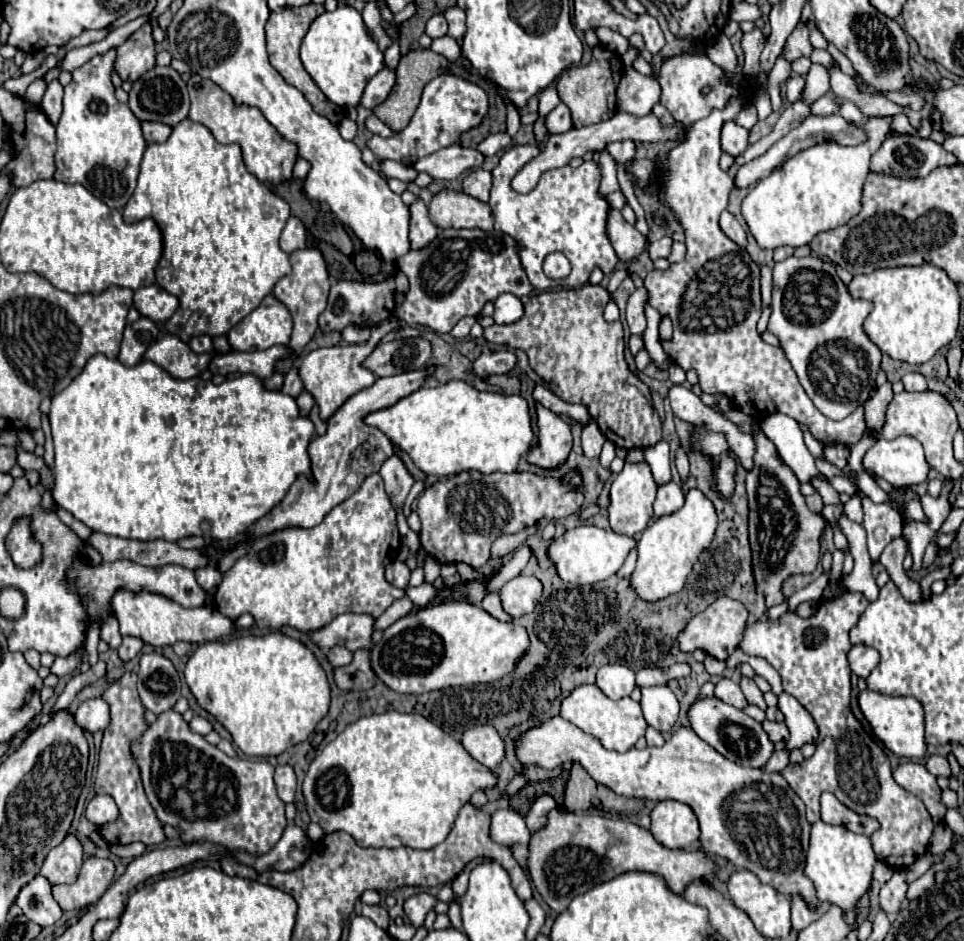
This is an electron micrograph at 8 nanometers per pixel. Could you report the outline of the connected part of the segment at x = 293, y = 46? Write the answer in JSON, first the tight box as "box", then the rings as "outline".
{"box":[265,3,345,125],"outline":[[[309,3],[309,5],[303,5],[303,7],[291,7],[291,9],[283,9],[283,11],[277,11],[277,13],[271,13],[269,15],[269,21],[265,25],[265,35],[267,35],[267,53],[269,53],[269,61],[271,65],[279,71],[279,75],[291,83],[293,87],[297,87],[305,99],[311,103],[311,107],[327,117],[333,125],[339,125],[339,121],[345,117],[345,111],[341,107],[335,107],[325,95],[323,91],[315,85],[315,81],[311,79],[311,75],[305,71],[301,59],[299,59],[299,47],[301,47],[301,41],[309,29],[309,25],[315,21],[315,17],[319,17],[323,13],[323,5],[315,5],[315,3]]]}

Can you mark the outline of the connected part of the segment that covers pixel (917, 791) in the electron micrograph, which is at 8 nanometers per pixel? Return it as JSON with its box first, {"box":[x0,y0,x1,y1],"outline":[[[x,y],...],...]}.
{"box":[893,761,947,825],"outline":[[[913,761],[901,763],[895,769],[893,777],[903,789],[907,789],[909,793],[917,795],[925,803],[925,807],[931,813],[935,825],[943,821],[947,807],[941,803],[941,789],[939,789],[935,777],[927,771],[925,765],[913,763]]]}

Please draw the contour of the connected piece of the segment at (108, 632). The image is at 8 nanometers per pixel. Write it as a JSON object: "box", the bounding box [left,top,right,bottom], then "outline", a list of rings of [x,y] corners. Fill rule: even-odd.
{"box":[101,617,123,649],"outline":[[[109,617],[109,619],[105,621],[105,625],[101,627],[101,639],[107,641],[111,649],[117,649],[117,647],[121,645],[121,639],[123,639],[123,637],[121,637],[121,633],[119,633],[119,623],[117,623],[115,617]]]}

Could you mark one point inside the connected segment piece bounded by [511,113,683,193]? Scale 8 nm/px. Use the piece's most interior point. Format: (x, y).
(560, 149)

